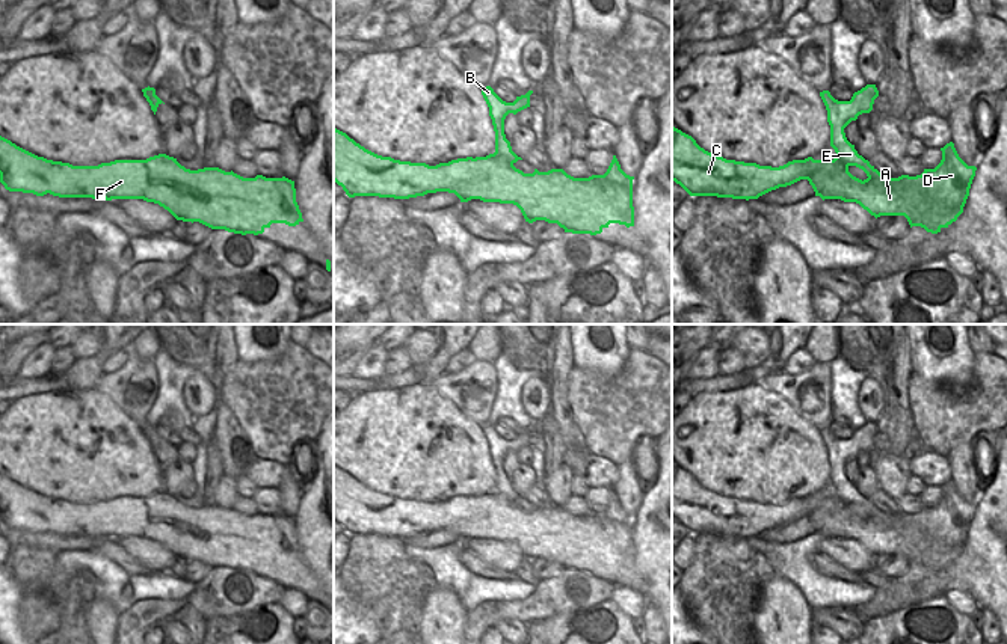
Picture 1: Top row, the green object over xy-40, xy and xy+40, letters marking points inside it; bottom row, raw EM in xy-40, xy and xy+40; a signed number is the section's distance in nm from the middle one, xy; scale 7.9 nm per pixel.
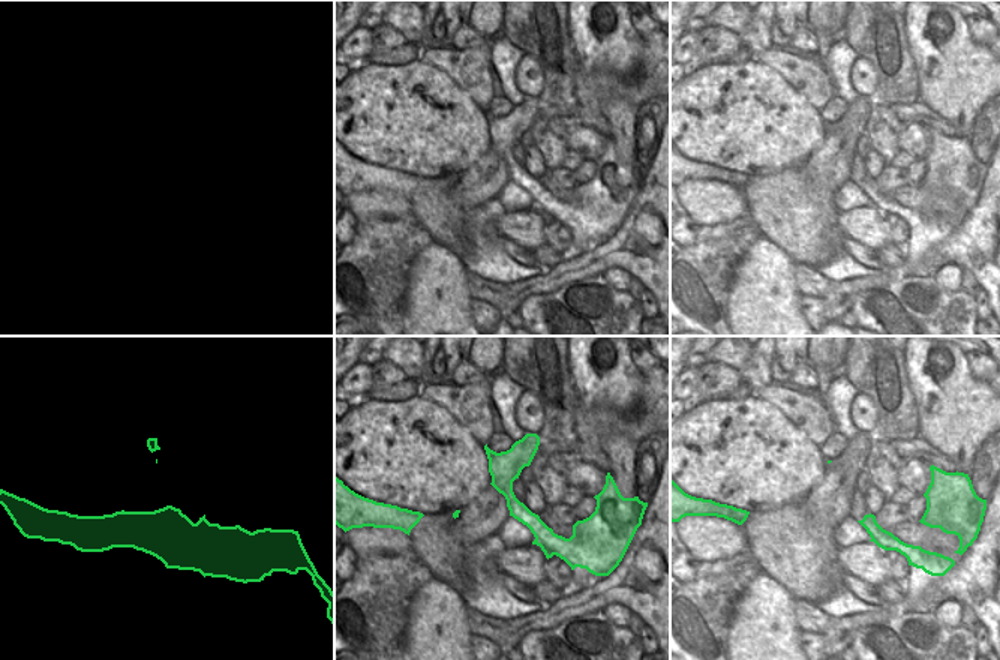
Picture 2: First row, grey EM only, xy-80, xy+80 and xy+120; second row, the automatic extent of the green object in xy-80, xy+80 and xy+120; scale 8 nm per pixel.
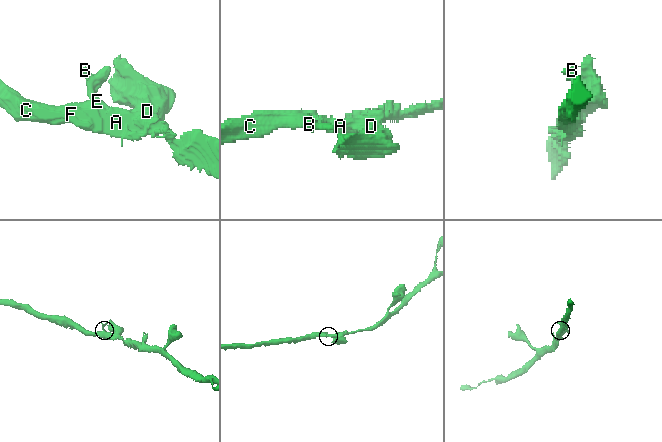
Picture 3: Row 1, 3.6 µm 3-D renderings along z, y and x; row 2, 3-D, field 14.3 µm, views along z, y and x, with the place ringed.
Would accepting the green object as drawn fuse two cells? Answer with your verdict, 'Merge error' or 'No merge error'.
No merge error.

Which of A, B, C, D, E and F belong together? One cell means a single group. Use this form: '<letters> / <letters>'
A B C D E F

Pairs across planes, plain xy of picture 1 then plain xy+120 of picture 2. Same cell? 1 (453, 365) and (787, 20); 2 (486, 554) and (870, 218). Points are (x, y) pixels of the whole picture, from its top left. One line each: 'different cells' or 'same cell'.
1: different cells
2: same cell

